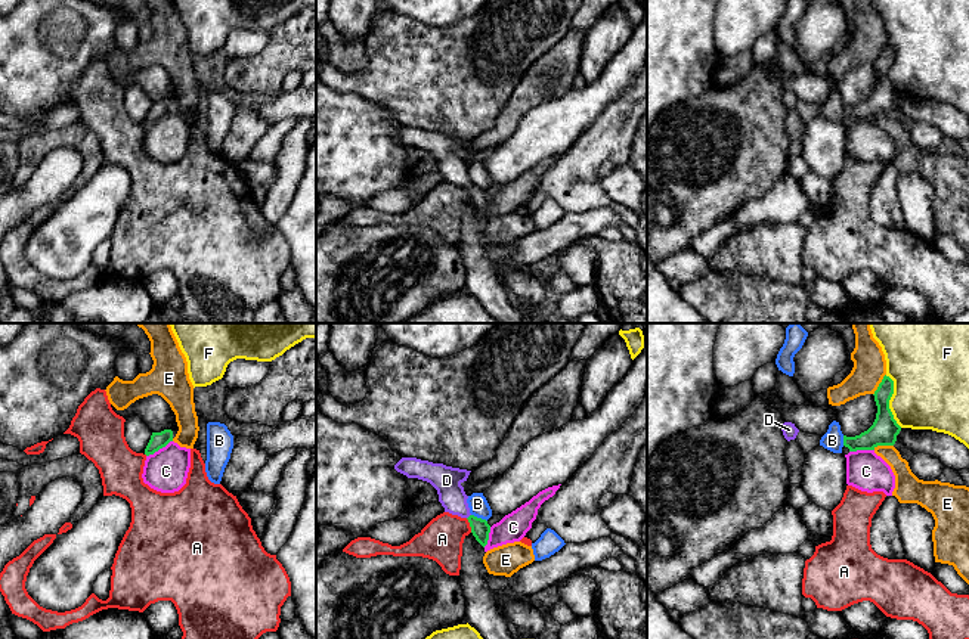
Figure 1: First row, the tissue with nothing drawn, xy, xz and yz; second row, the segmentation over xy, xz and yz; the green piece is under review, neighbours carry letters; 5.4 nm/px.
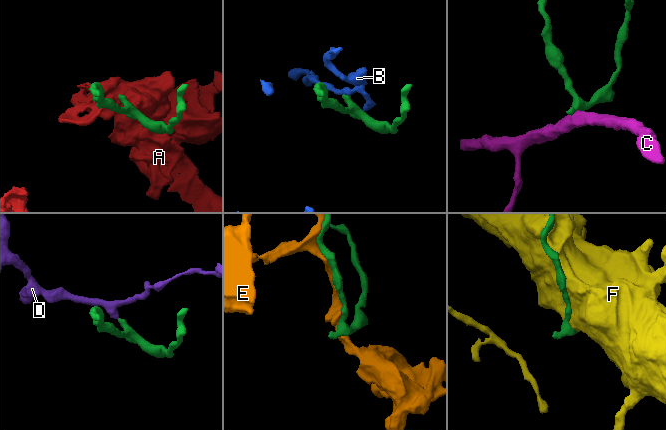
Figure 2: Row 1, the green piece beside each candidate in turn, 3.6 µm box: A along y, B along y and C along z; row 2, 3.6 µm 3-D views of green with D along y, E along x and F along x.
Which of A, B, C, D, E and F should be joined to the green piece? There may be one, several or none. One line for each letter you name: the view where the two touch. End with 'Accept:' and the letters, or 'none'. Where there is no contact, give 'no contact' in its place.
D: meets green in xz
Accept: D

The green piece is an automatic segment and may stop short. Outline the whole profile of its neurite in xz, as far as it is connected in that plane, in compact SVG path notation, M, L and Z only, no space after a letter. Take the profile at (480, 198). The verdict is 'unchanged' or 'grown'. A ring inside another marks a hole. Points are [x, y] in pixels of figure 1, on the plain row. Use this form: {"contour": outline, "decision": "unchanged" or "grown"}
{"contour": "M402 127L394 139L408 148L418 148L430 152L439 164L445 182L467 187L476 210L484 217L489 210L490 195L486 189L470 183L468 165L461 155L471 140L433 133L417 127Z", "decision": "grown"}

